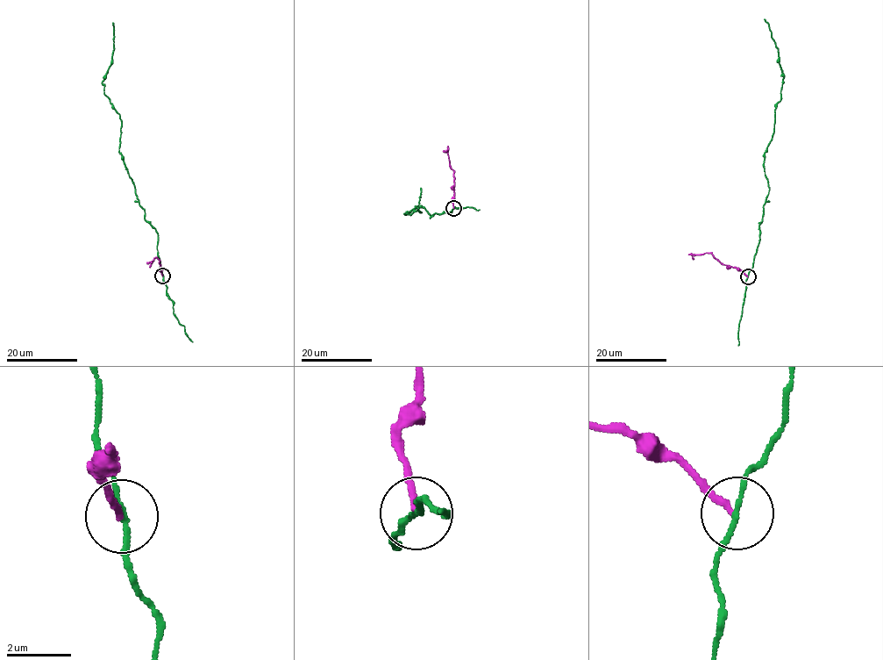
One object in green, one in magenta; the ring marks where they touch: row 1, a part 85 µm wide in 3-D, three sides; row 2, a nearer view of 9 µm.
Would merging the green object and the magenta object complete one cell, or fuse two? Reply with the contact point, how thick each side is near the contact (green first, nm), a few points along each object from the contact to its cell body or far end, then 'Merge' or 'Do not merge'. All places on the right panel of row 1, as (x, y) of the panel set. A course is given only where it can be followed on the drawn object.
Place: (748, 276). Thickness 140 nm (green) against 190 nm. Course of green: (747, 276), (769, 192), (765, 154), (774, 130), (783, 75), (764, 18). Course of magenta: (747, 276), (736, 268), (722, 265), (711, 253), (693, 254), (694, 259). Do not merge

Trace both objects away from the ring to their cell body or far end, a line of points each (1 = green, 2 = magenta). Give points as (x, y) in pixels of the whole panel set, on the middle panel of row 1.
1: (454, 208), (450, 215), (430, 217), (422, 206), (420, 213), (403, 213), (418, 204), (421, 188)
2: (454, 208), (452, 201), (454, 172), (447, 149), (445, 152)

